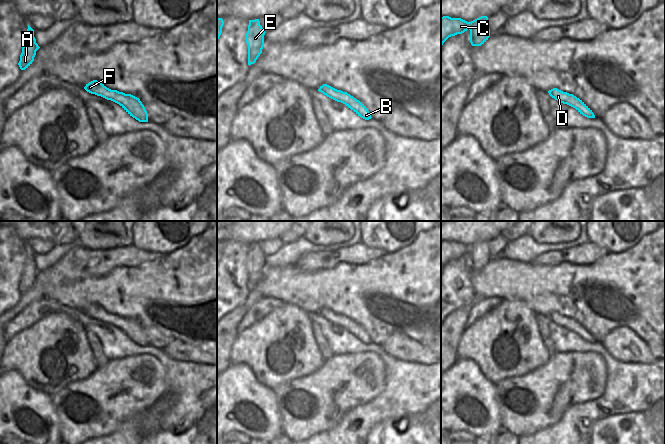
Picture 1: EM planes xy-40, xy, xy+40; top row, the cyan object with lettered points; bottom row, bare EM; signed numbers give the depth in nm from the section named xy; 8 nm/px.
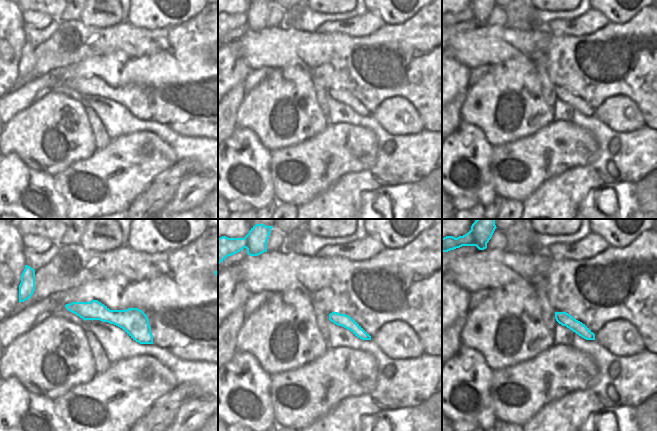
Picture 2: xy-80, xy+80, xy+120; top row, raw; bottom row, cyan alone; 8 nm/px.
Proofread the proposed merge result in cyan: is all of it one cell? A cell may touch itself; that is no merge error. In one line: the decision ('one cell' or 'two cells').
one cell

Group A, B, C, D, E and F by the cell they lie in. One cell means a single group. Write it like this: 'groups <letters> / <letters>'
groups A B C D E F

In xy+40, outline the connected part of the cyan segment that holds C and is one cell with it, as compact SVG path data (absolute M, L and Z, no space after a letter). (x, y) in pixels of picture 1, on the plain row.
M481 240L471 246L461 242L441 241L441 271L449 261L462 258L468 253L472 270L481 270L490 261L487 240Z

